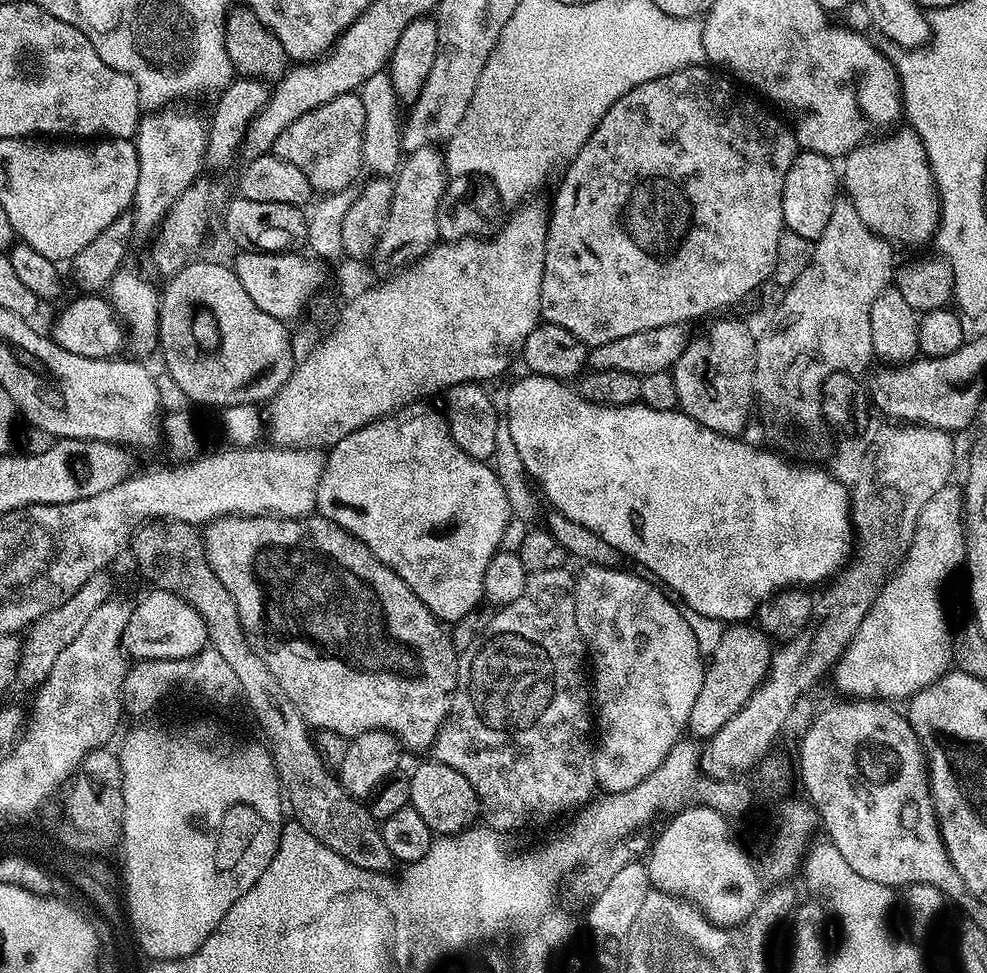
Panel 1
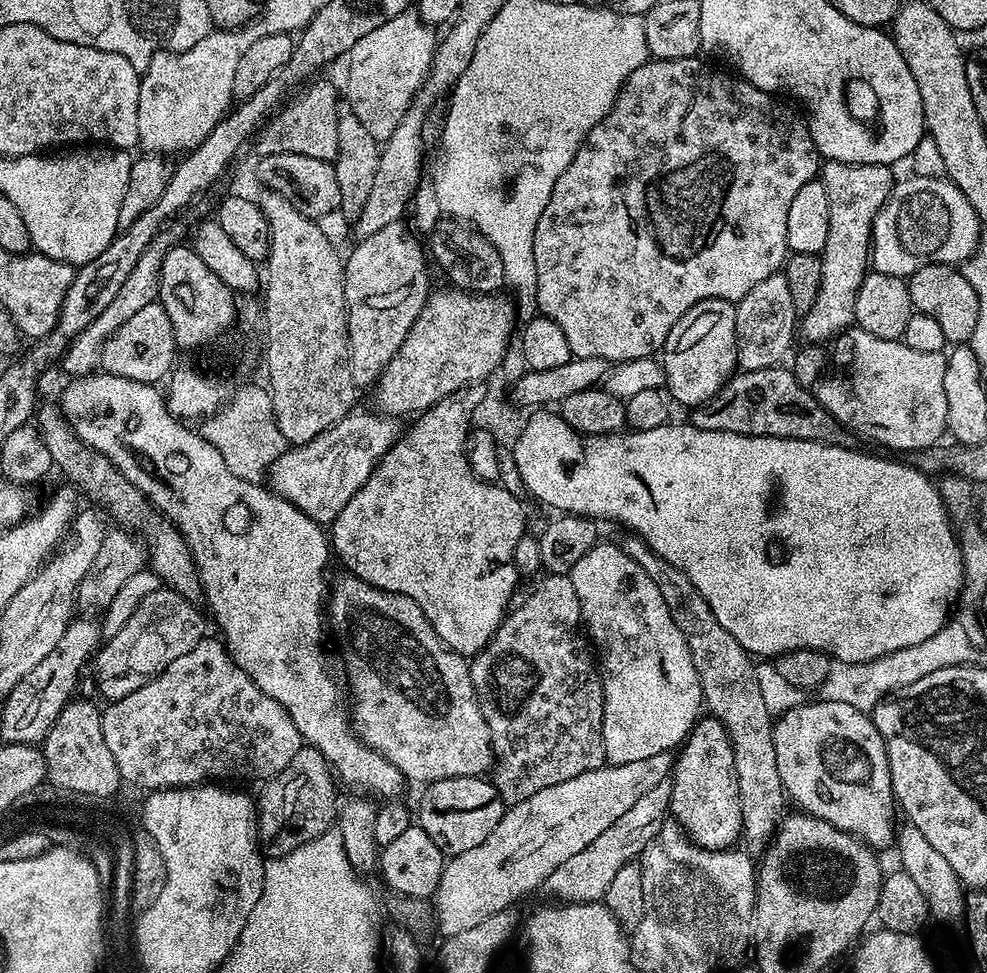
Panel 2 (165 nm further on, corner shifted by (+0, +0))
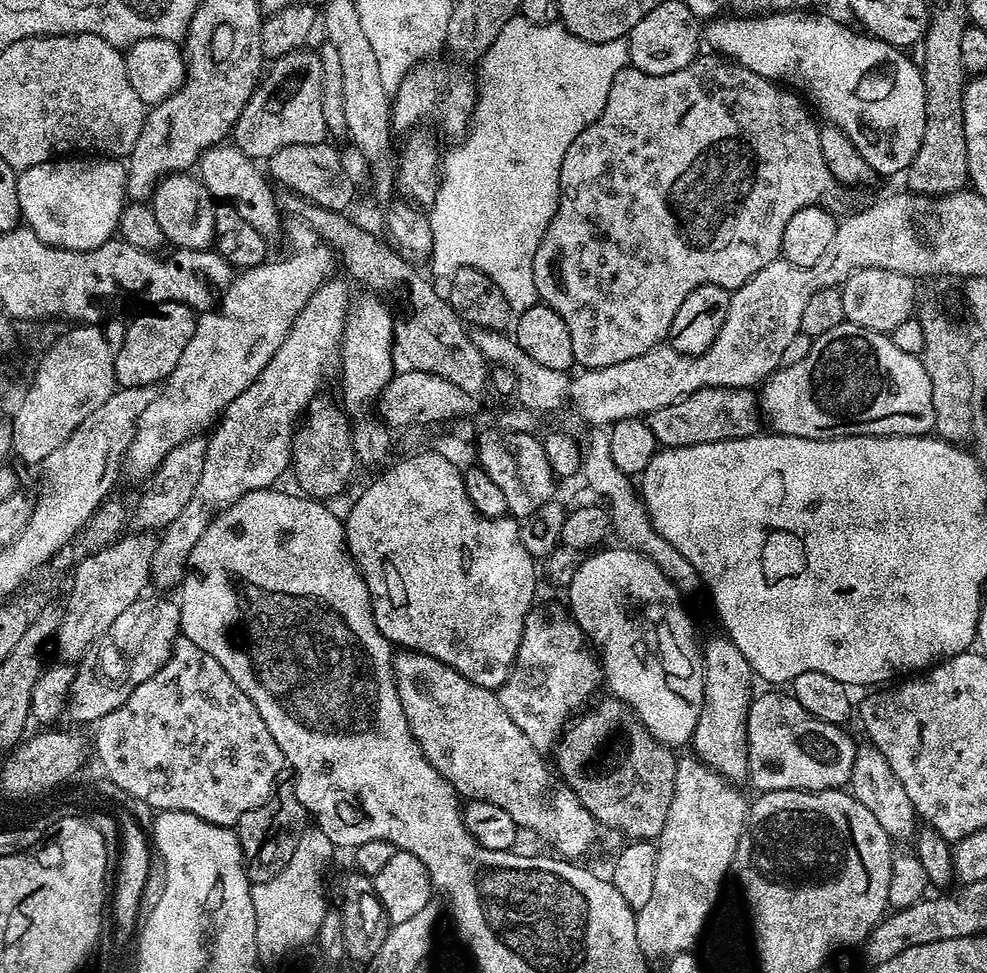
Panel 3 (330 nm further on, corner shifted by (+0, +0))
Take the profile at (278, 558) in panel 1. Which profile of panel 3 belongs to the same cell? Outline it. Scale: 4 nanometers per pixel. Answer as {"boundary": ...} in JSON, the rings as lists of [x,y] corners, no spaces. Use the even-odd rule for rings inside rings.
{"boundary":[[[397,651],[394,667],[402,714],[406,714],[406,722],[430,766],[434,766],[434,770],[450,782],[456,795],[465,801],[494,802],[494,806],[502,806],[502,810],[514,818],[517,829],[529,828],[537,832],[553,848],[549,848],[553,853],[573,862],[584,858],[580,856],[586,855],[596,844],[598,822],[588,813],[586,806],[582,806],[574,790],[553,771],[549,761],[548,764],[544,761],[547,759],[530,742],[530,738],[526,738],[526,734],[510,722],[510,714],[502,710],[499,695],[493,689],[470,682],[470,678],[462,678],[458,670],[421,652]]]}

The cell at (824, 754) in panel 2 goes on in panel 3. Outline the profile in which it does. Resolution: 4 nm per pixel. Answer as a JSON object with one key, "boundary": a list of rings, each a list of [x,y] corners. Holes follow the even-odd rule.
{"boundary":[[[764,690],[748,707],[748,780],[757,793],[797,788],[803,792],[817,792],[827,788],[843,789],[851,781],[856,757],[855,739],[851,740],[841,725],[819,720],[795,700],[780,690]]]}

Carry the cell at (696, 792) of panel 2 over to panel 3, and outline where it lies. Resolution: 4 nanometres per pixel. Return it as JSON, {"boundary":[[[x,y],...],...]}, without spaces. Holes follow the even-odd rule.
{"boundary":[[[727,635],[710,639],[702,648],[704,662],[704,701],[698,726],[690,741],[697,759],[720,772],[730,781],[748,780],[748,707],[754,699],[750,662],[742,658],[742,650]]]}

